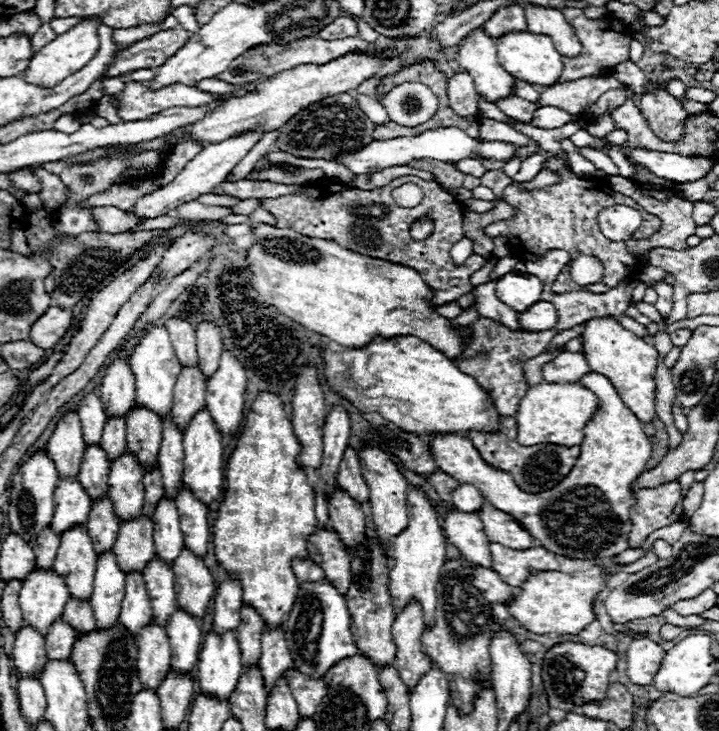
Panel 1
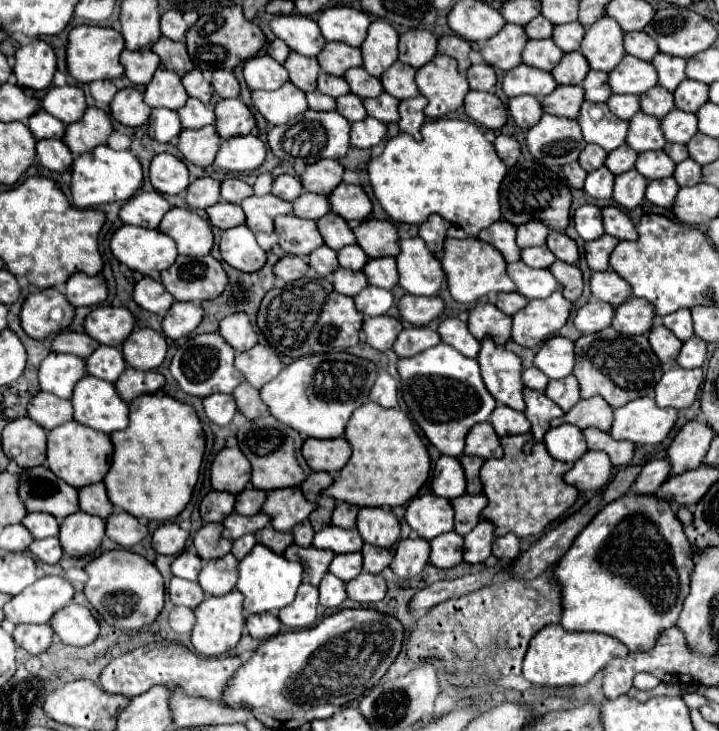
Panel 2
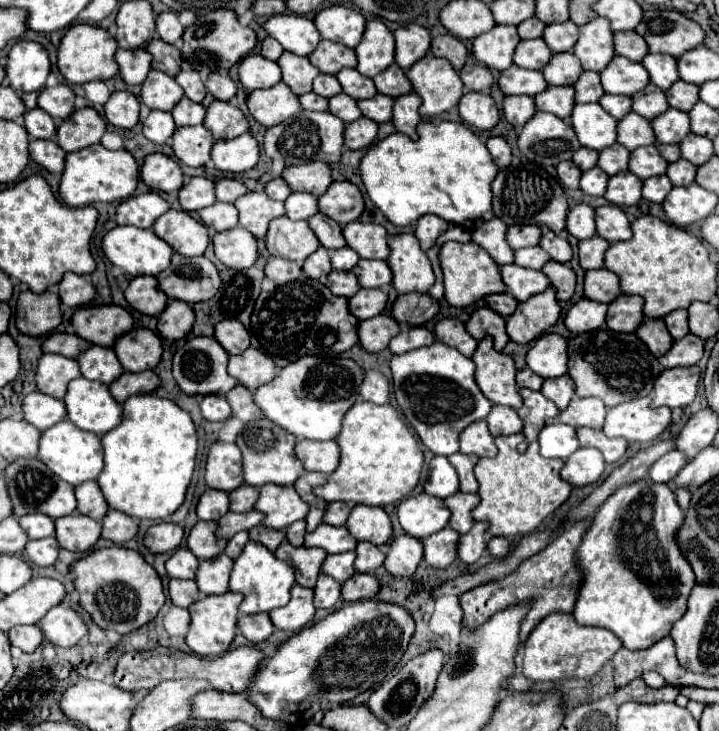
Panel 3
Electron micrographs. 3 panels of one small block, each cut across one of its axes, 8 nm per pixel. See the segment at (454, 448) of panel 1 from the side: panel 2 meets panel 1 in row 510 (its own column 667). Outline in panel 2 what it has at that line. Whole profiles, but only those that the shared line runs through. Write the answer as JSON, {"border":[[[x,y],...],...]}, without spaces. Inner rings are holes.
{"border":[[[626,496],[606,504],[576,536],[570,550],[556,564],[556,580],[564,588],[562,628],[568,632],[600,632],[620,640],[628,650],[654,648],[660,634],[672,628],[690,590],[692,548],[670,504],[656,496]]]}

